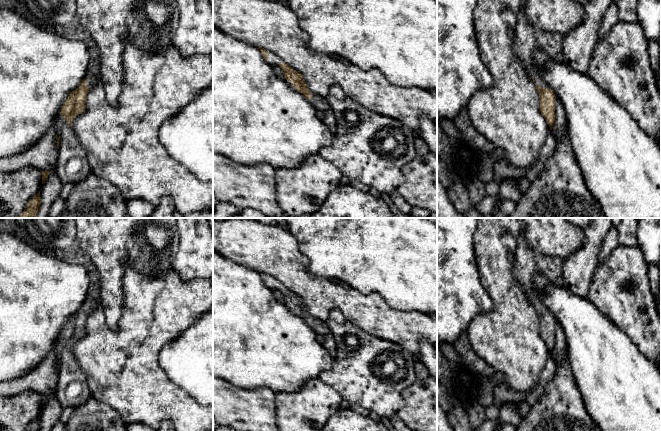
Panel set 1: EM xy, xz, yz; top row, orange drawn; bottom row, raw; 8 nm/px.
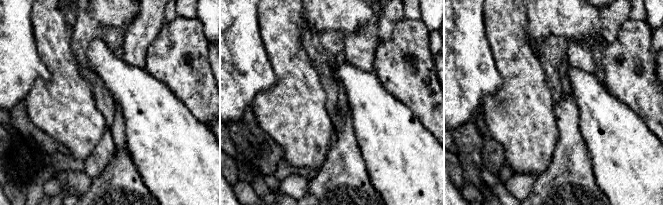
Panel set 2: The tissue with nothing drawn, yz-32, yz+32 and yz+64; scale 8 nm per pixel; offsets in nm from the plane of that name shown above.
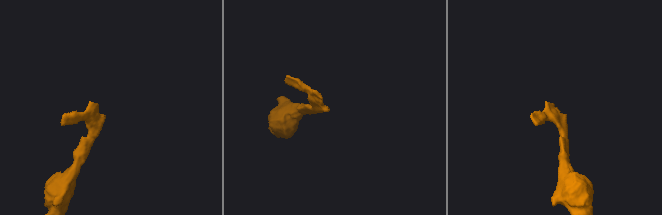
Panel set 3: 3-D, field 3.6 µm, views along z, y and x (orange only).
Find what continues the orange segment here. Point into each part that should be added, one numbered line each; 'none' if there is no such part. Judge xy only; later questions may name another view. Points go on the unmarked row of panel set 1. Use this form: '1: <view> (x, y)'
1: xy (57, 234)

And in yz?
1: yz (528, 262)

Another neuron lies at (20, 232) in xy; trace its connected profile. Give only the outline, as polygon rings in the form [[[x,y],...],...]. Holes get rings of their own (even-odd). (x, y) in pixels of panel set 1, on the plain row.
[[[17,224],[16,229],[13,231],[13,235],[23,240],[25,243],[27,243],[29,246],[37,248],[39,251],[43,252],[47,255],[53,255],[53,251],[49,250],[47,247],[43,246],[39,242],[35,241],[31,235],[28,233],[27,230],[25,230],[23,227]]]

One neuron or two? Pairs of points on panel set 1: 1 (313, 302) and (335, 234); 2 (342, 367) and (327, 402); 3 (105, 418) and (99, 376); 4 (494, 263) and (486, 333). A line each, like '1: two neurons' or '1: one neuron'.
1: two neurons
2: two neurons
3: two neurons
4: one neuron

